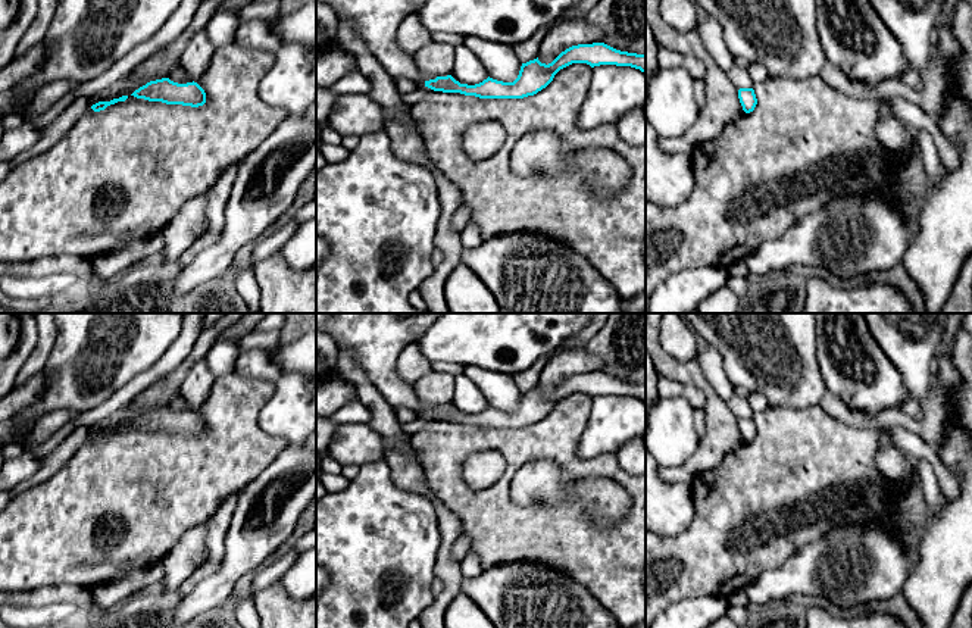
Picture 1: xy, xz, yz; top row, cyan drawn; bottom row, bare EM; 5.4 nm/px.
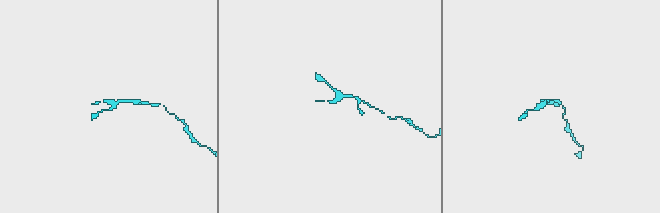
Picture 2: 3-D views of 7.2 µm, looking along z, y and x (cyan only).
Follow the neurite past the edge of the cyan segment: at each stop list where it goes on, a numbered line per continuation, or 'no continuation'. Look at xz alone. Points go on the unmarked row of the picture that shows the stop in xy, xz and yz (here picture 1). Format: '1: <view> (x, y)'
no continuation

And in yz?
no continuation

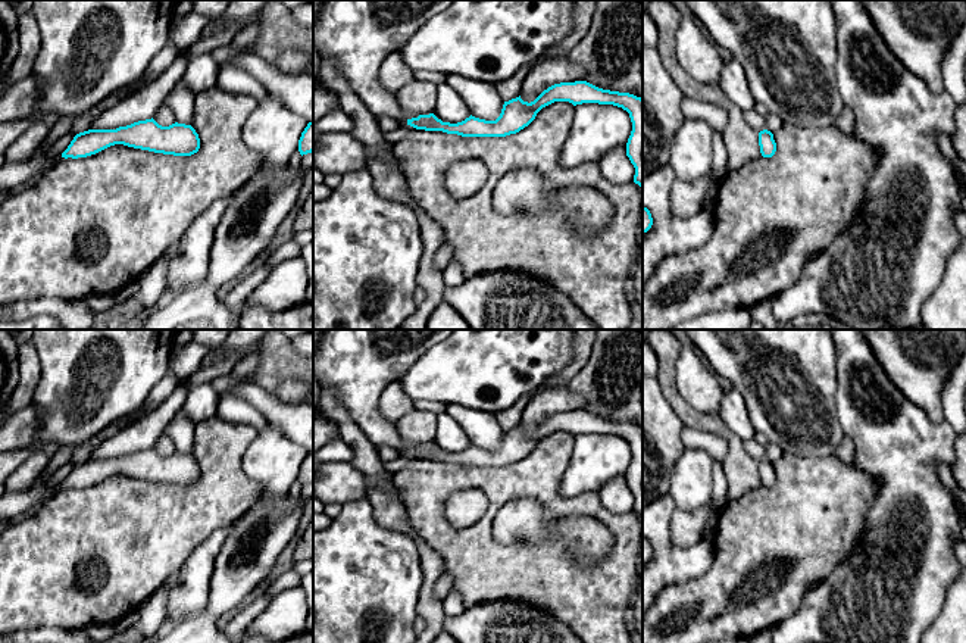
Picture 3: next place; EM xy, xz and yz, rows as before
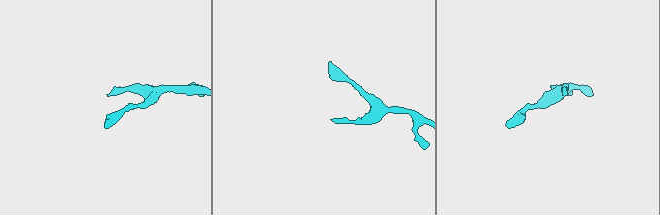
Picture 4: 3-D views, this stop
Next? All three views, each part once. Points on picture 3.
1: xy (12, 505)

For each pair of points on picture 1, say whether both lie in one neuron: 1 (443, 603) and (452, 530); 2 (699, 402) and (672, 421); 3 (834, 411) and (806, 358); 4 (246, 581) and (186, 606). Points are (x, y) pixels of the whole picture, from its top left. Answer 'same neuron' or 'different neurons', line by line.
1: same neuron
2: different neurons
3: different neurons
4: different neurons

